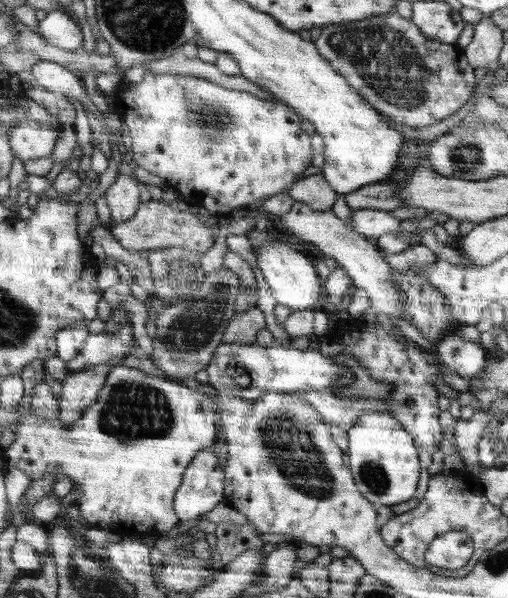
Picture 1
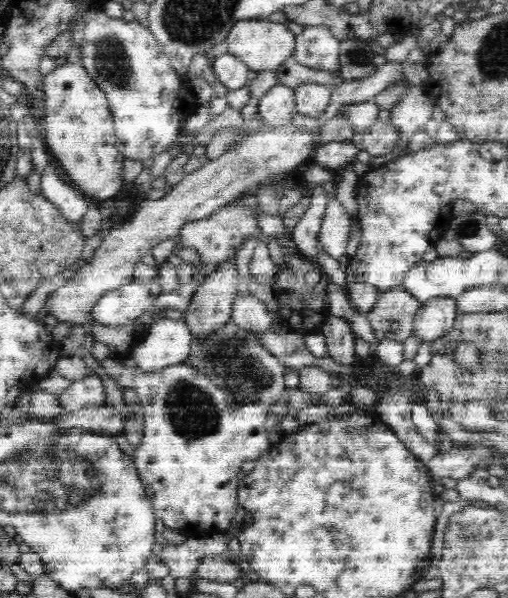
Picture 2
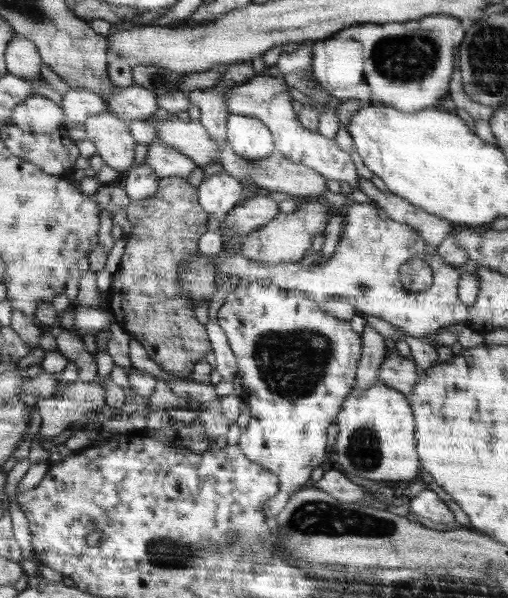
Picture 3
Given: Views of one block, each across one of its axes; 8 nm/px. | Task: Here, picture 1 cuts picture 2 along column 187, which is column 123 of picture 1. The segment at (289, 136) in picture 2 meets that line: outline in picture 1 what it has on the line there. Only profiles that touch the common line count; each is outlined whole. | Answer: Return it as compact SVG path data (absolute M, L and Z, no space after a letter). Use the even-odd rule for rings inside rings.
M118 174L116 182L104 195L113 223L120 224L135 217L140 204L138 194L140 194L138 184L132 178Z

